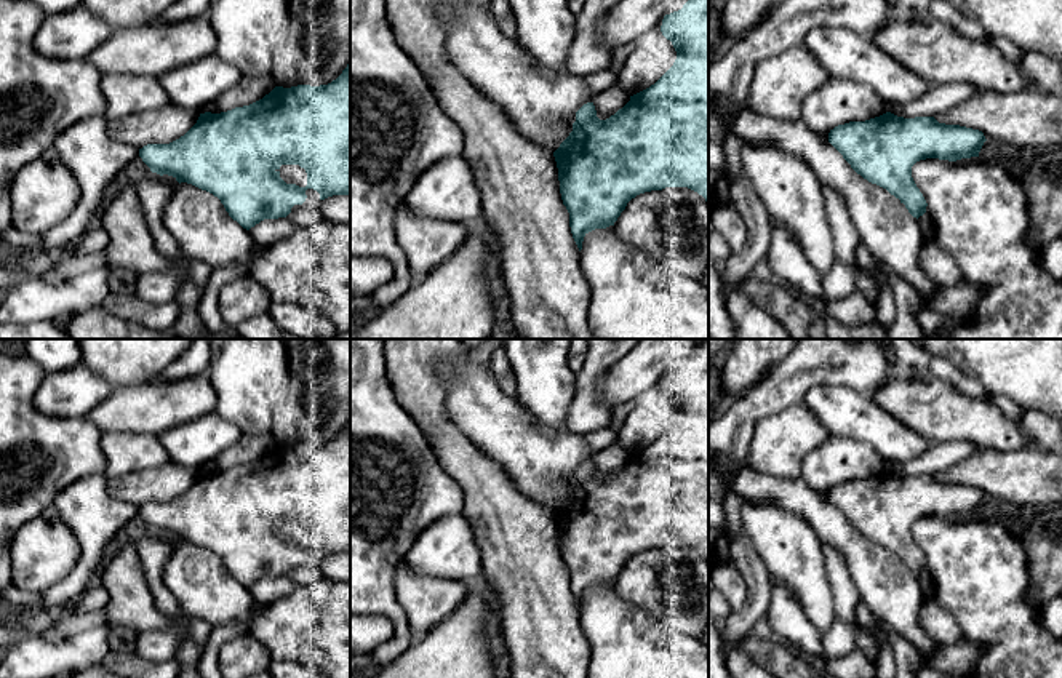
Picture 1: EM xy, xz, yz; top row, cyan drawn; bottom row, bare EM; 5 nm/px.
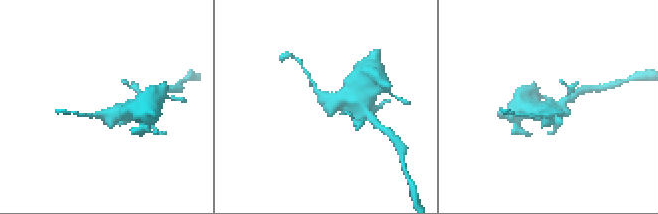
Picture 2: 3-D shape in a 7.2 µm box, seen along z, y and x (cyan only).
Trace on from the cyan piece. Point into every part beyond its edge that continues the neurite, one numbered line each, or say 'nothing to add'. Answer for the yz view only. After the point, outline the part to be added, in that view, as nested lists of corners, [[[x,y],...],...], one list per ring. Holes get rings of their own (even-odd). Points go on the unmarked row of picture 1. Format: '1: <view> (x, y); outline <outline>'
nothing to add

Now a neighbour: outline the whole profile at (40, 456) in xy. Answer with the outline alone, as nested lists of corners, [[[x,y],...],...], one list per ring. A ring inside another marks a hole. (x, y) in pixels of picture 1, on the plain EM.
[[[0,345],[0,604],[3,592],[11,587],[14,532],[77,480],[106,473],[101,432],[86,417],[50,417],[35,409],[34,397],[45,374],[27,355],[11,355]]]

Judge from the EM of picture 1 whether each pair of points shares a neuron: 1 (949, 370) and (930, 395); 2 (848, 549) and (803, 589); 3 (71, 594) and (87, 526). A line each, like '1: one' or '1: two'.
1: two
2: two
3: one

